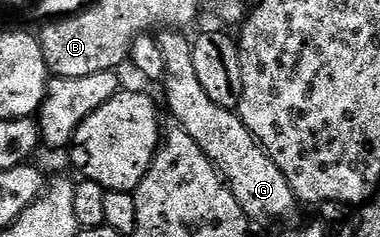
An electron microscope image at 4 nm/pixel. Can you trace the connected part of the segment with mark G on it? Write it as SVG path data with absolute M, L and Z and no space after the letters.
M164 31L159 34L157 41L162 47L162 55L166 62L166 75L162 82L165 89L164 95L169 105L168 109L176 119L175 124L186 131L188 135L201 147L204 154L215 163L221 177L227 181L232 188L232 193L238 199L238 203L248 214L249 218L260 221L284 221L292 212L298 208L298 202L289 181L272 159L270 159L263 148L254 139L251 131L242 123L239 114L231 109L218 107L210 95L202 88L202 83L195 74L192 44L189 38L180 31Z

